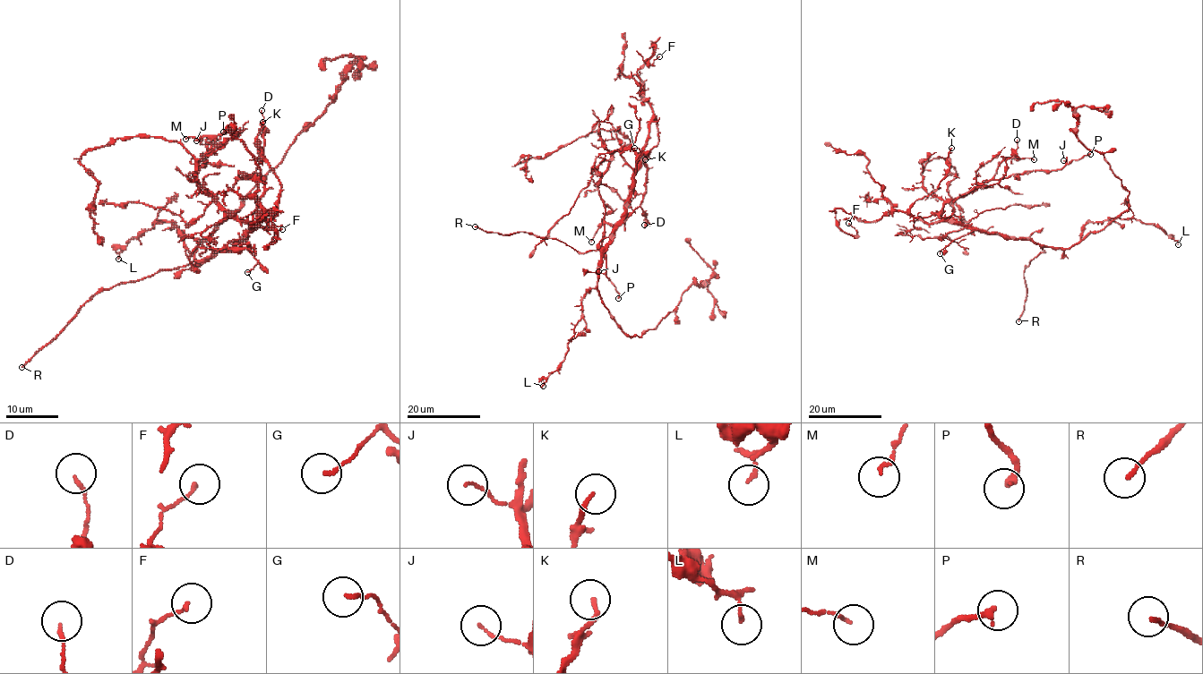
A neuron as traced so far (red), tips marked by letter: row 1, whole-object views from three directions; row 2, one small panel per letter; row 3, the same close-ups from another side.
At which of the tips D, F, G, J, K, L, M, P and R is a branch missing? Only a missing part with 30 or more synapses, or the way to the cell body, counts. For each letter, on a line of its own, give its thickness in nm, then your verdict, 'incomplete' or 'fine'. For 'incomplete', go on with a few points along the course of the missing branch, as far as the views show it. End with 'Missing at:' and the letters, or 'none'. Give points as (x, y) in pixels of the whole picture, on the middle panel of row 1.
D: 130 nm thick; fine
F: 130 nm thick; fine
G: 120 nm thick; fine
J: 80 nm thick; fine
K: 160 nm thick; fine
L: 120 nm thick; fine
M: 120 nm thick; fine
P: 220 nm thick; fine
R: 140 nm thick; incomplete; missing branch runs (475, 226), (459, 215), (444, 185), (437, 149), (448, 143), (438, 153), (432, 166), (412, 180), (410, 186)
Missing at: R

